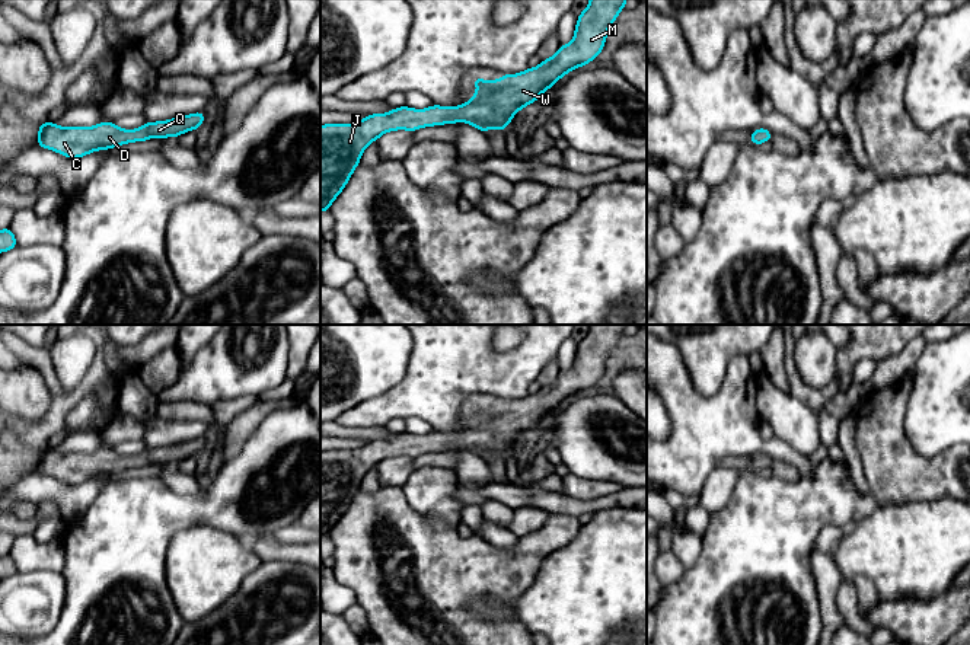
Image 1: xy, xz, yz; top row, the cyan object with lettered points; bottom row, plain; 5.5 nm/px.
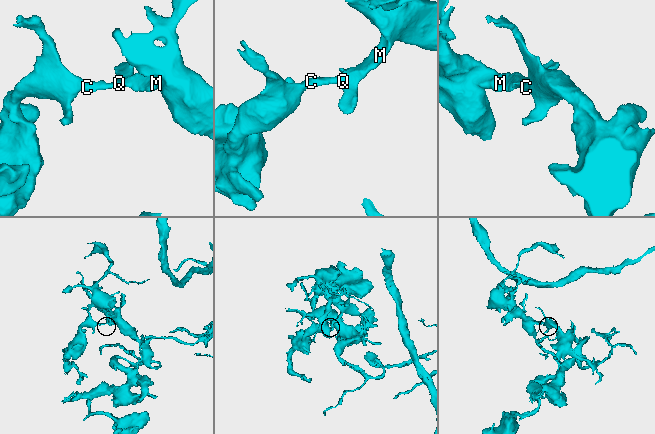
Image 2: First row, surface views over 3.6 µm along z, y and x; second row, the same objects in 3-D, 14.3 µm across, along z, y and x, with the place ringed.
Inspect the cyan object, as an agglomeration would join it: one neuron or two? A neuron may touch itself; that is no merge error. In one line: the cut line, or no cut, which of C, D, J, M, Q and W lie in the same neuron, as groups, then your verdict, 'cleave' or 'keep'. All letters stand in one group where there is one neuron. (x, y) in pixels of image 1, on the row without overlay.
cut none; groups C D J M Q W; keep

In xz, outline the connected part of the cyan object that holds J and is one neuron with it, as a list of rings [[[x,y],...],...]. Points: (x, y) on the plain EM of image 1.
[[[590,325],[587,335],[578,341],[568,371],[561,371],[553,383],[518,400],[504,400],[494,408],[473,403],[478,418],[465,431],[446,434],[434,430],[427,435],[401,432],[364,443],[355,450],[320,451],[320,539],[328,537],[345,514],[364,475],[387,457],[417,457],[454,448],[468,448],[482,459],[492,453],[505,457],[517,437],[536,428],[562,402],[591,389],[602,379],[606,361],[626,326]]]

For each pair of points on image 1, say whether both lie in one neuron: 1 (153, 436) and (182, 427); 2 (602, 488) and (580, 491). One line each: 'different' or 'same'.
1: same
2: same

